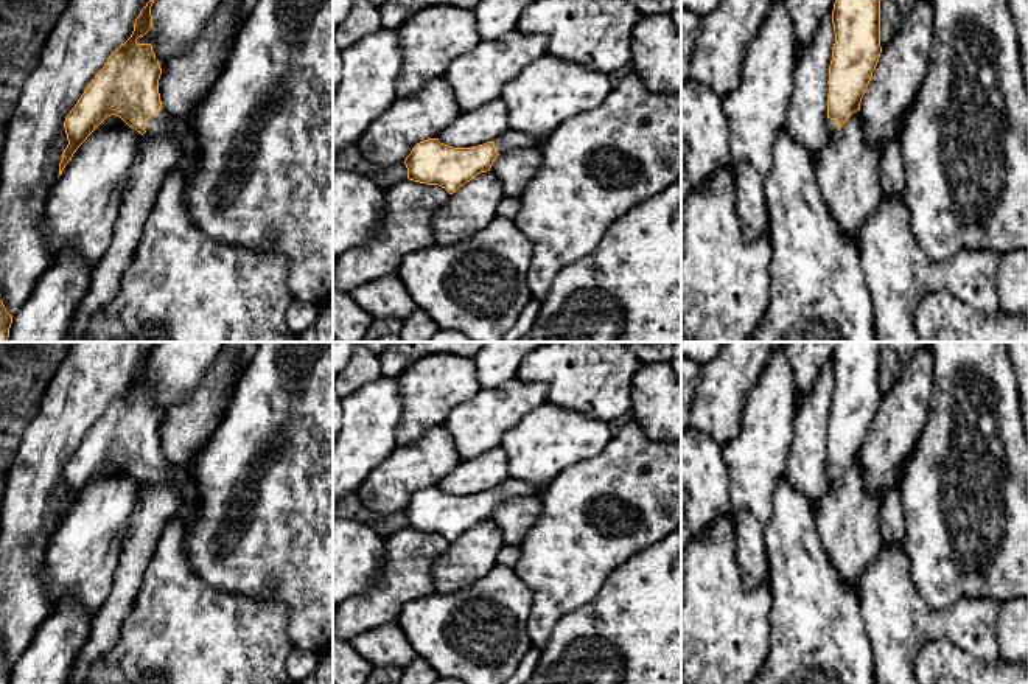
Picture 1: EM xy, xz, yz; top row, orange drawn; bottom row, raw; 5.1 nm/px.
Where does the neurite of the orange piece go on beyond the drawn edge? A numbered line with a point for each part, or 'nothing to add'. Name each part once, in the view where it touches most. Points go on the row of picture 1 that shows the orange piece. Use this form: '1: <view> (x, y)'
1: xy (160, 125)

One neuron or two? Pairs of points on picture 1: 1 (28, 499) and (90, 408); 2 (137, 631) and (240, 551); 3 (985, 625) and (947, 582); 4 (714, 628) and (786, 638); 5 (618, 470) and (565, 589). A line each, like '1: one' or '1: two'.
1: one
2: two
3: two
4: two
5: one

